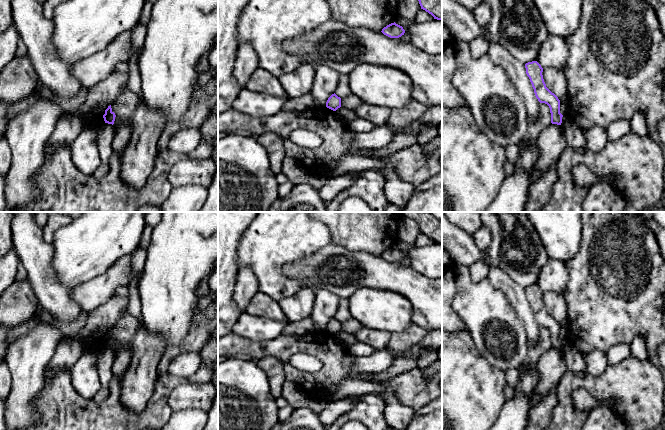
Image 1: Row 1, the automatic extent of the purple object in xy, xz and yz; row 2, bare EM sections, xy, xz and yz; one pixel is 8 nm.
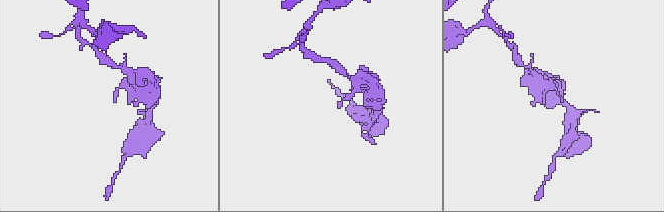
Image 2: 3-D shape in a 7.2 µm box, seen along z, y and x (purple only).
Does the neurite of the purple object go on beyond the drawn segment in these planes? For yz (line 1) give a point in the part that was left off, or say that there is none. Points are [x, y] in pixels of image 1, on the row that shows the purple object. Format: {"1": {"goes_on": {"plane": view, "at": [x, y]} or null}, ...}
{"1": {"goes_on": null}}

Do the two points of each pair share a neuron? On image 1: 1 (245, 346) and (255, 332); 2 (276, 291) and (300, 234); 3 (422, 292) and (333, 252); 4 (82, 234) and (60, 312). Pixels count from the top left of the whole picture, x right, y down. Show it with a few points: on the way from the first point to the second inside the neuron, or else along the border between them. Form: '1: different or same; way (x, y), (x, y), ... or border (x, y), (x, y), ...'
1: different; border (232, 332), (258, 342), (272, 339)
2: same; way (276, 277), (276, 258), (286, 248)
3: same; way (400, 279), (368, 271), (355, 264)
4: different; border (53, 268), (57, 278), (71, 291)

